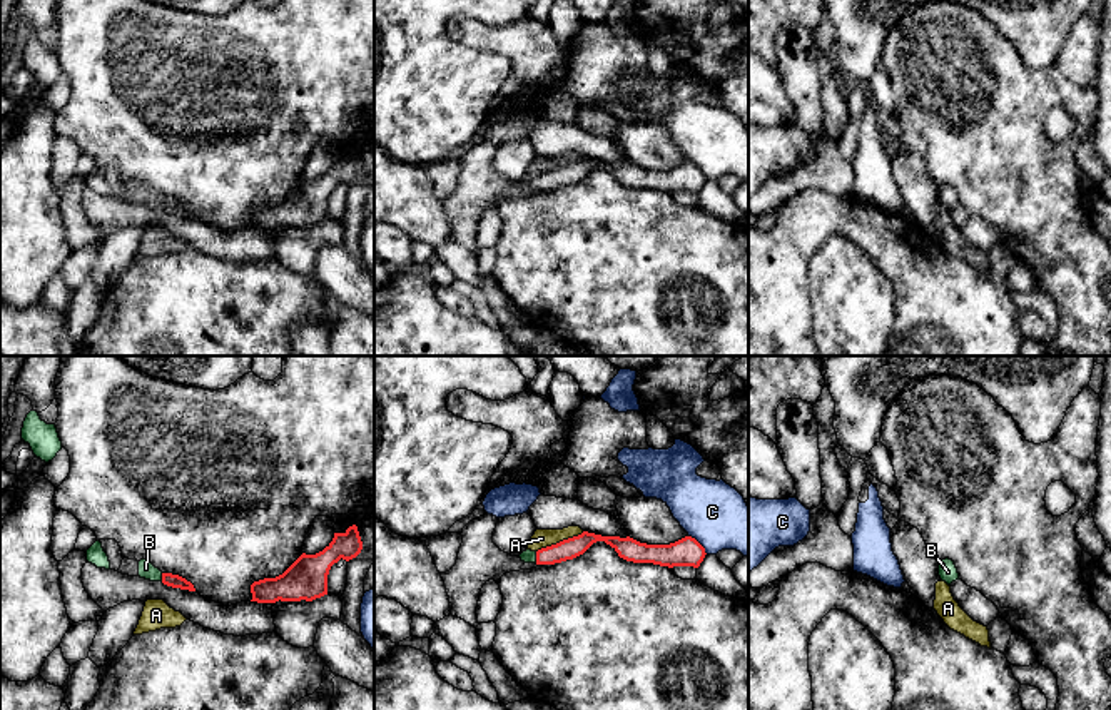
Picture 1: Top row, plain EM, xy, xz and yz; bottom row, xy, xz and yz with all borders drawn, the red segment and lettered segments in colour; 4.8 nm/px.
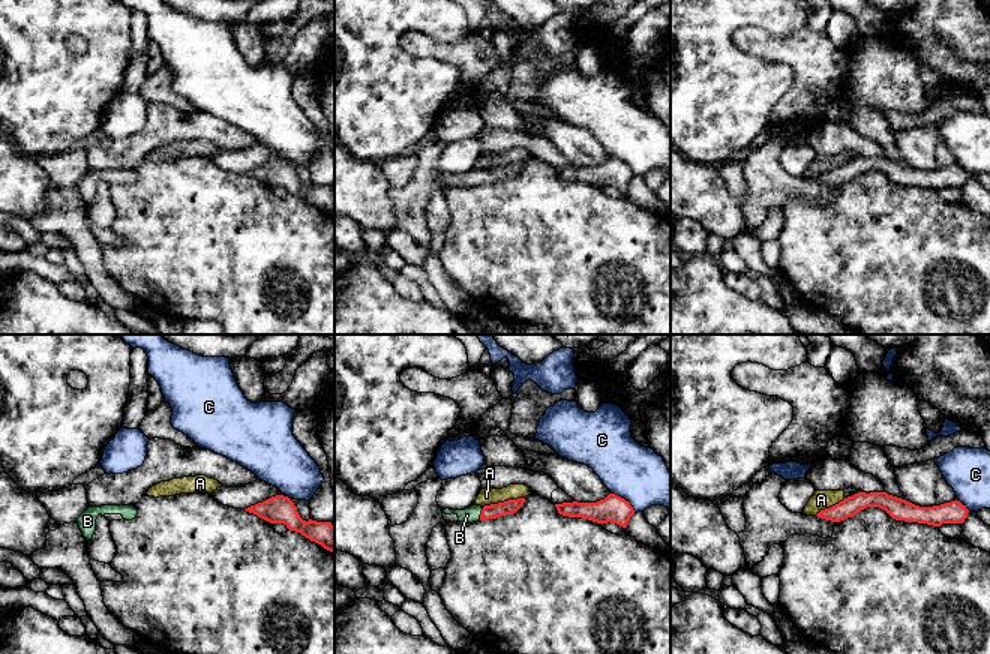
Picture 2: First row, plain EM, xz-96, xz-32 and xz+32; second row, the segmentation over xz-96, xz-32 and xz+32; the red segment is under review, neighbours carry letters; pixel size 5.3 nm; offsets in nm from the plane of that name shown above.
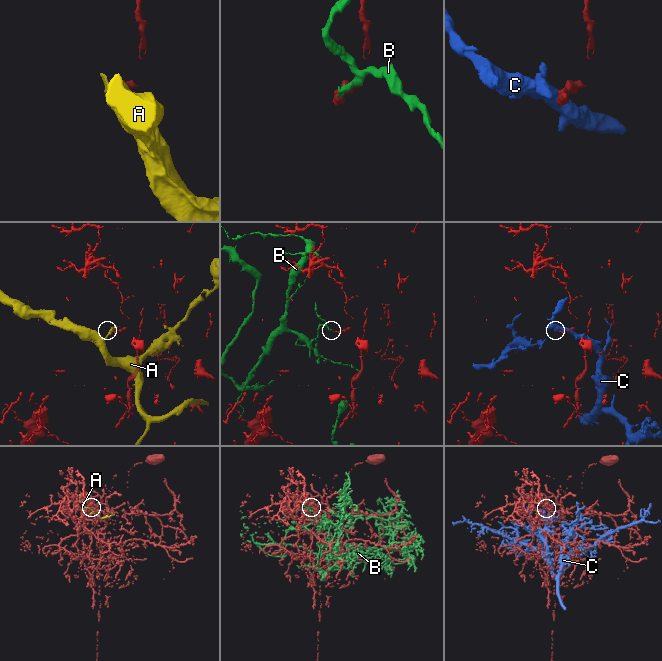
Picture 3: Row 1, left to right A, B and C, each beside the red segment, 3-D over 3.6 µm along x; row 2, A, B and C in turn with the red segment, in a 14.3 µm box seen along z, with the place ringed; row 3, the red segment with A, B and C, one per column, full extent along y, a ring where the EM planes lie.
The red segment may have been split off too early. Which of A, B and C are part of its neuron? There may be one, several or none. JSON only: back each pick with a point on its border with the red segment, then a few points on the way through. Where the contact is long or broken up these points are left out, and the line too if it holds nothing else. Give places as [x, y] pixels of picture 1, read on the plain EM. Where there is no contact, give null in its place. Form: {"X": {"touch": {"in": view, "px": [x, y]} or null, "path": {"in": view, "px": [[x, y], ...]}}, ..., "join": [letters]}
{"join": []}

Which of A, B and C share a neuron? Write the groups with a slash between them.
A / B / C

